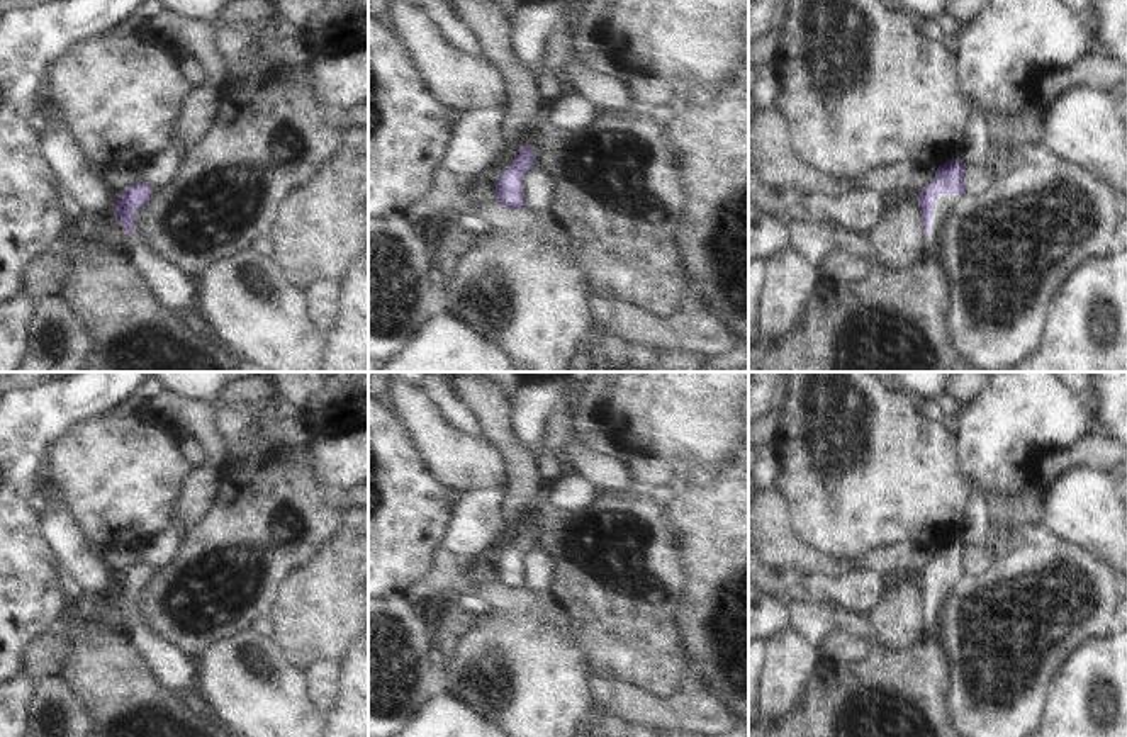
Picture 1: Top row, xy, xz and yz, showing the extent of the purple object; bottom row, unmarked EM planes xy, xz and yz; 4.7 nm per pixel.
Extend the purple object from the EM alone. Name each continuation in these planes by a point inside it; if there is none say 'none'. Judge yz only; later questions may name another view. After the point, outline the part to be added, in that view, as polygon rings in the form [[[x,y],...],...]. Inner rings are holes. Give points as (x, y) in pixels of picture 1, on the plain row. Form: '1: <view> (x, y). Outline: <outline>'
1: yz (944, 583). Outline: [[[937,574],[935,589],[928,603],[928,618],[925,622],[925,630],[920,637],[920,642],[939,639],[940,630],[940,613],[947,594],[957,586],[959,574]]]

